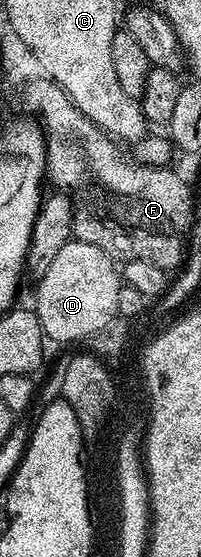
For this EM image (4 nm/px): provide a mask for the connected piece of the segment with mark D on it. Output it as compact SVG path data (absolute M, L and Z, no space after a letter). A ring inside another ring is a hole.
M71 240L58 251L58 256L46 267L46 275L38 278L40 285L36 289L36 302L34 308L38 319L44 328L44 336L49 342L52 341L80 341L92 338L96 332L109 323L112 317L117 316L118 291L122 284L118 265L107 253L103 253L96 245L85 241Z

